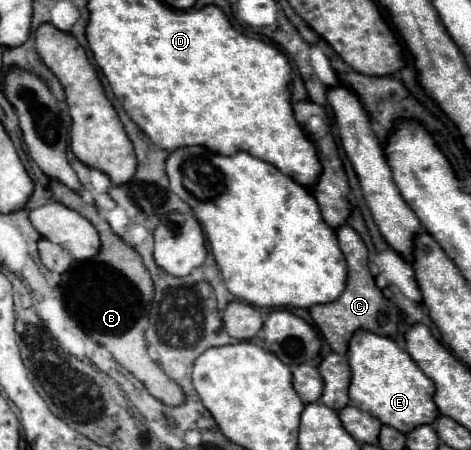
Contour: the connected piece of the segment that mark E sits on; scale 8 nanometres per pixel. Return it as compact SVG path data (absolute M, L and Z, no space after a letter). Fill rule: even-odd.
M359 329L349 341L347 359L351 367L349 403L353 407L371 413L383 425L391 425L401 433L407 433L415 425L431 425L439 417L437 405L433 403L433 381L393 339Z

